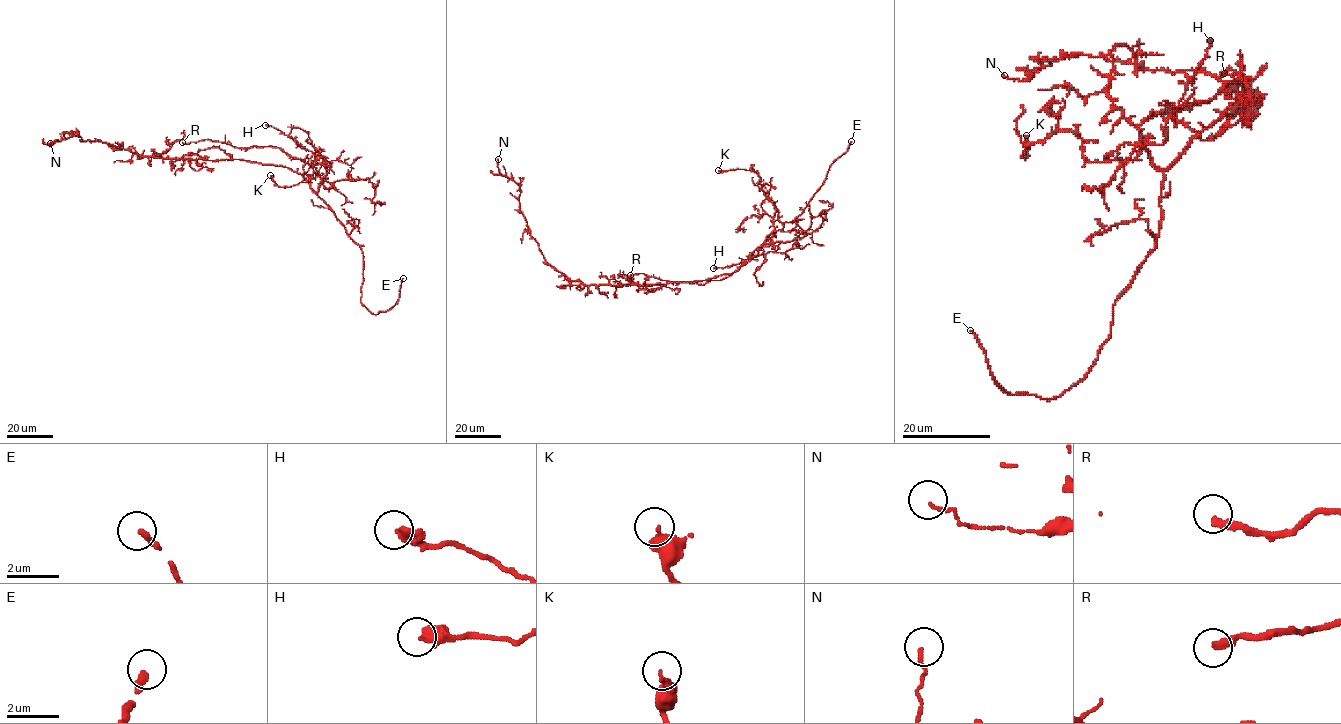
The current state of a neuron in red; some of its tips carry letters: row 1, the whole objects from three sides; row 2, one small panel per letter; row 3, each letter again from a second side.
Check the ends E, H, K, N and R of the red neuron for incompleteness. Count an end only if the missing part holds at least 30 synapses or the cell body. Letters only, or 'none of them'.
E

